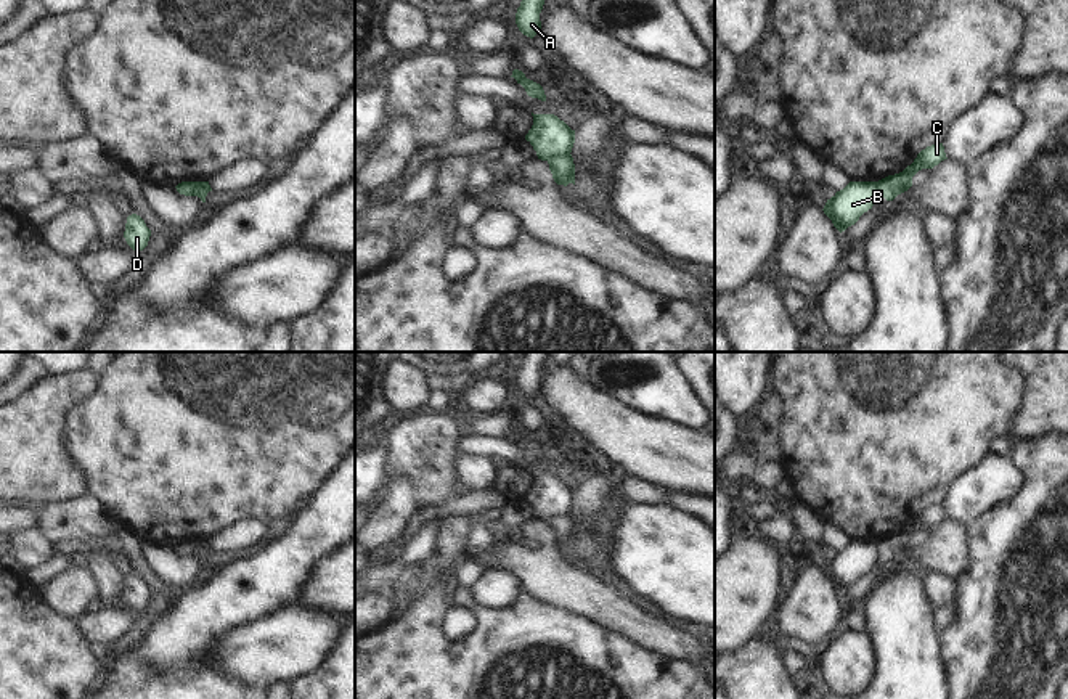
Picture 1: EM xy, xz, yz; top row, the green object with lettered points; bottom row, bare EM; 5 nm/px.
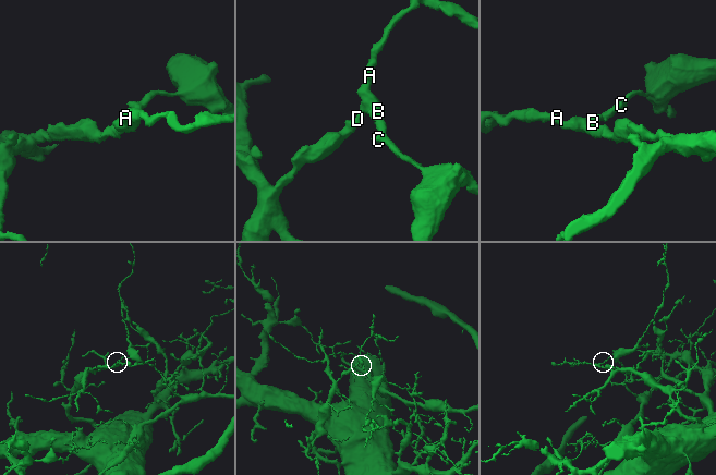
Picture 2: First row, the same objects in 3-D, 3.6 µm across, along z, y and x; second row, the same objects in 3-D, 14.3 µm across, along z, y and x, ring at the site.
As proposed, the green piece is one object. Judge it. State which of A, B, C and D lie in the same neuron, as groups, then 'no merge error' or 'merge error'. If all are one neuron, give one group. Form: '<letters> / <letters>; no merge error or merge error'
A B D / C; merge error

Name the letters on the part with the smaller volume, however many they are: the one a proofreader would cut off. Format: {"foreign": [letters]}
{"foreign": ["C"]}

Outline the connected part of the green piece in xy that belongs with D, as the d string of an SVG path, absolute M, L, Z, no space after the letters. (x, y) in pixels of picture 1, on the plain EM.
M132 574L127 577L124 598L135 612L140 612L148 606L149 596L151 590L140 575Z

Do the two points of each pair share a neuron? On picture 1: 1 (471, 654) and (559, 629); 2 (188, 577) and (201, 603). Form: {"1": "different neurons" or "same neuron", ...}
{"1": "same neuron", "2": "different neurons"}

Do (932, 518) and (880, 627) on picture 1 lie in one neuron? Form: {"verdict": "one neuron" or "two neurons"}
{"verdict": "two neurons"}

